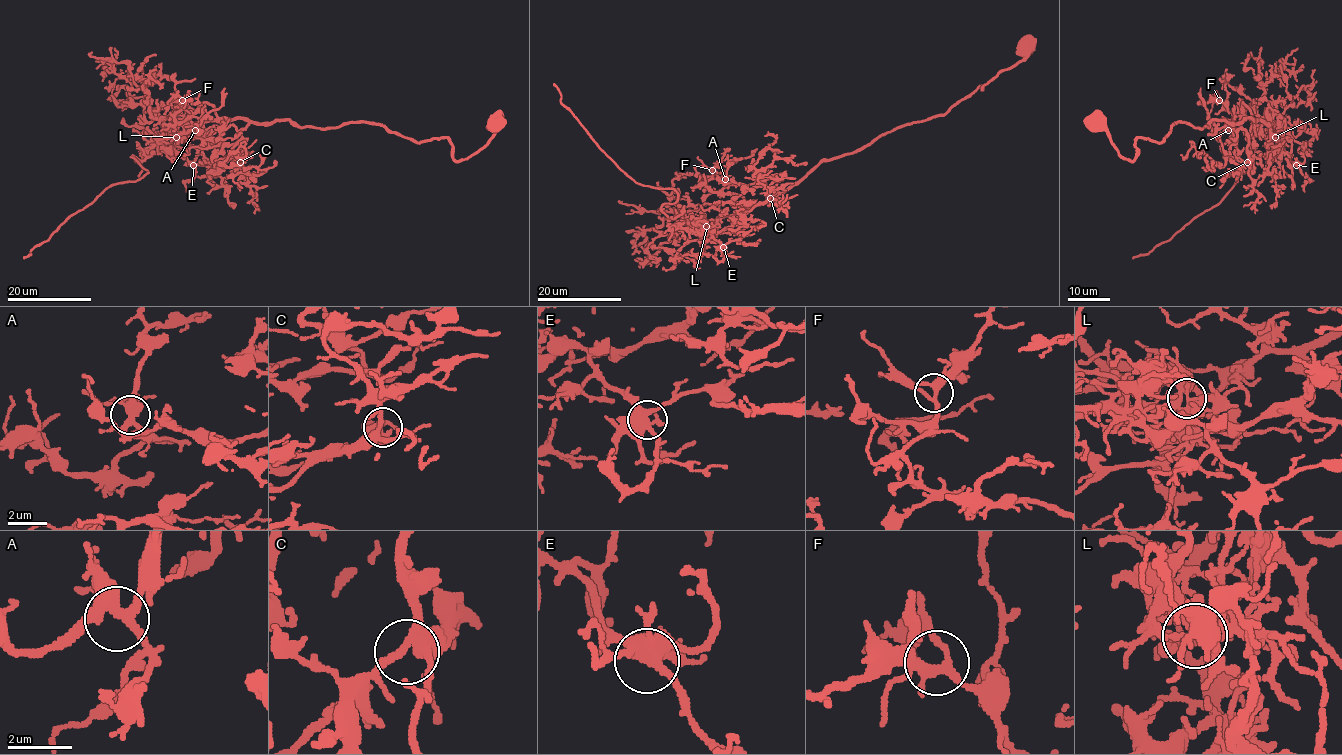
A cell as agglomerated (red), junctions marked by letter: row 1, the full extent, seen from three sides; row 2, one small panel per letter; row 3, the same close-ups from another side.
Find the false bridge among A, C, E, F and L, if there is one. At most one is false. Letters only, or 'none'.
L

